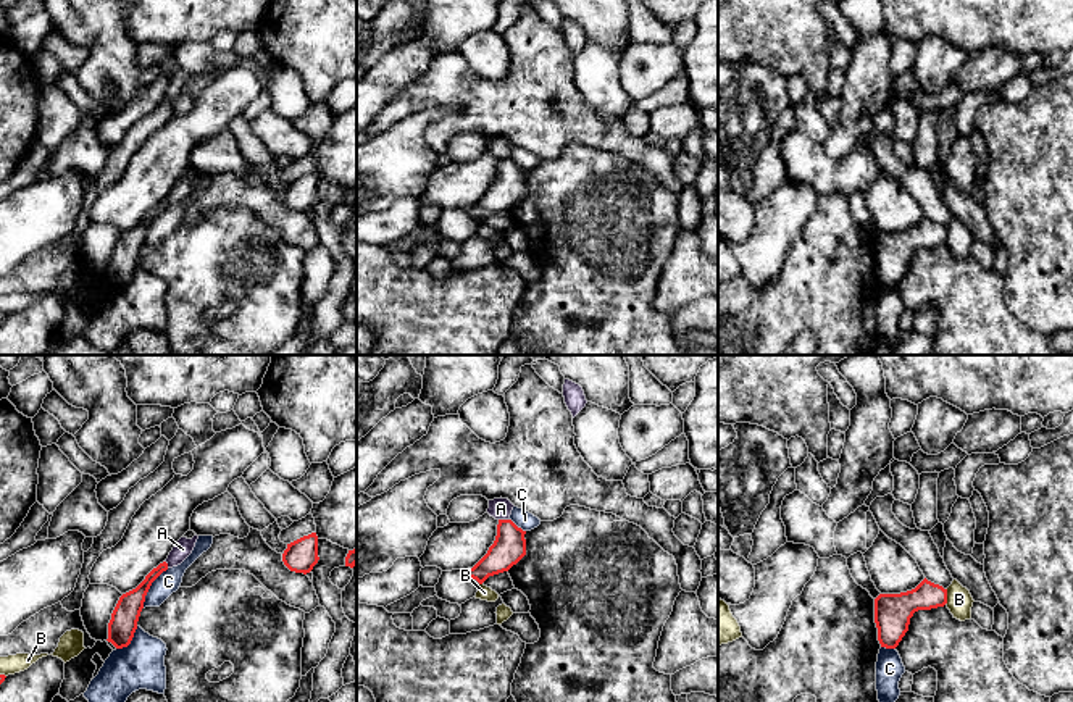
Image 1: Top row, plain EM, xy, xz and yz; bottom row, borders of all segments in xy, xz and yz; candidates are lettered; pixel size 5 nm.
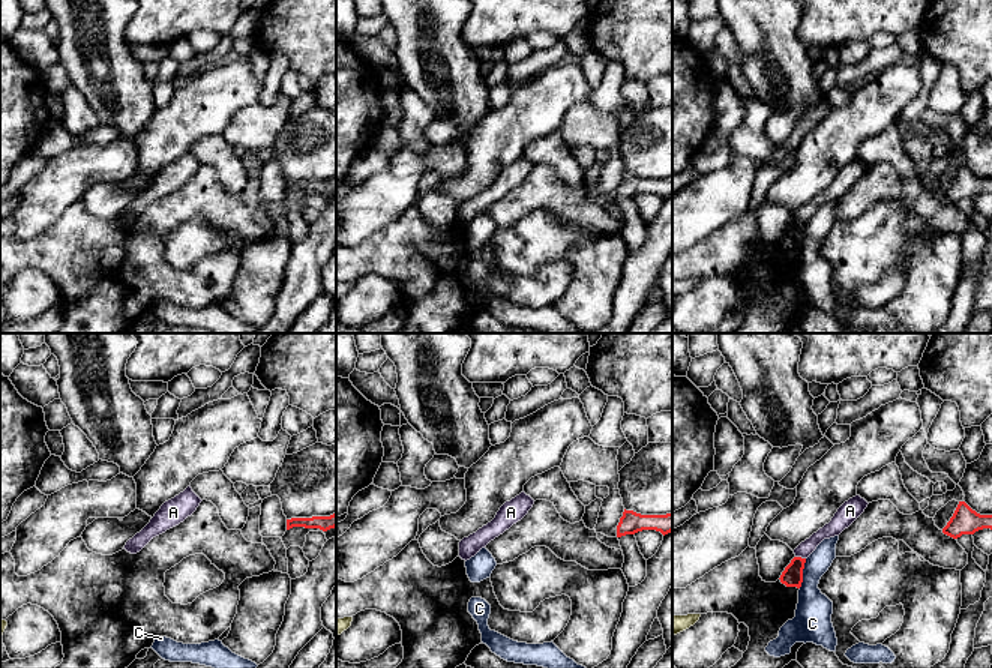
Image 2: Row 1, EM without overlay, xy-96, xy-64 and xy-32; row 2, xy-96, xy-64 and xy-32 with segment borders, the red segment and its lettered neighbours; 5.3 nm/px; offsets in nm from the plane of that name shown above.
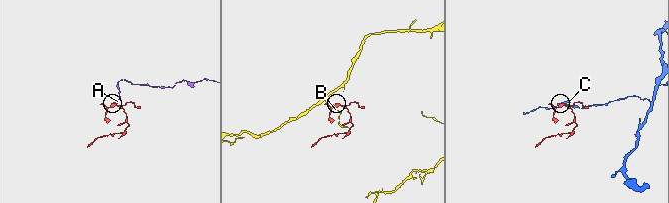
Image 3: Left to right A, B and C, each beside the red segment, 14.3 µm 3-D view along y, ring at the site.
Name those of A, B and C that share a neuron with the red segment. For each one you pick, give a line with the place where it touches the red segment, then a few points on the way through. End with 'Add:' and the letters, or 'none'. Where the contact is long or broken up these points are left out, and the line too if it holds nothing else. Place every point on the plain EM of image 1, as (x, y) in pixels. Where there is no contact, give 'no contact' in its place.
Add: none

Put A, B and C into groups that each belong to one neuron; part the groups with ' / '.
A / B / C

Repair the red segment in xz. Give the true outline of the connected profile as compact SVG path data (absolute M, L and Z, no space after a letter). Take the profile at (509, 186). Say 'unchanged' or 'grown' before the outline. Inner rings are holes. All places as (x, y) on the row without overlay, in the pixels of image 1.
unchanged; M499 158L494 182L473 207L465 208L468 215L482 223L489 215L508 210L526 194L524 173L511 158Z

